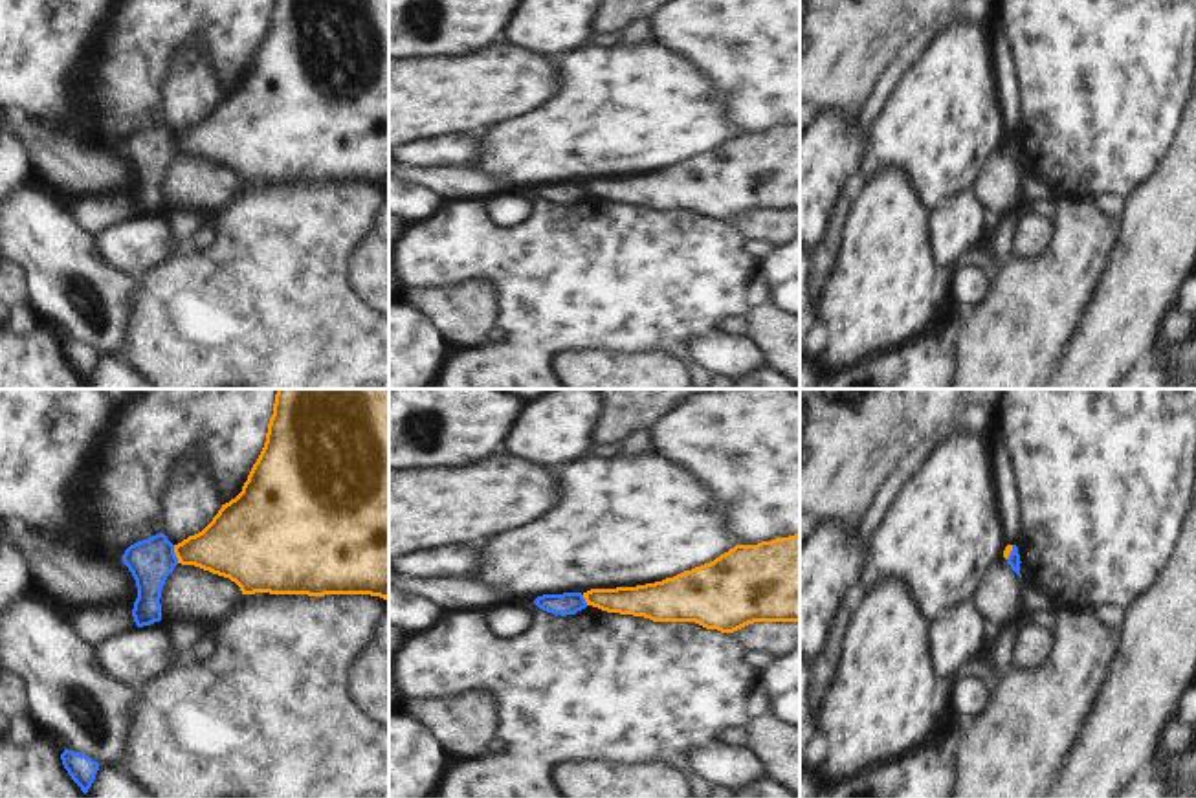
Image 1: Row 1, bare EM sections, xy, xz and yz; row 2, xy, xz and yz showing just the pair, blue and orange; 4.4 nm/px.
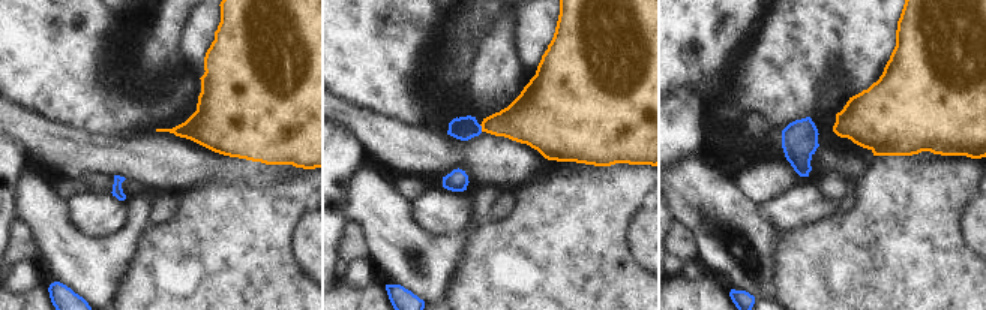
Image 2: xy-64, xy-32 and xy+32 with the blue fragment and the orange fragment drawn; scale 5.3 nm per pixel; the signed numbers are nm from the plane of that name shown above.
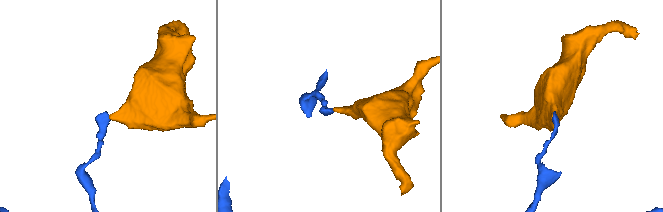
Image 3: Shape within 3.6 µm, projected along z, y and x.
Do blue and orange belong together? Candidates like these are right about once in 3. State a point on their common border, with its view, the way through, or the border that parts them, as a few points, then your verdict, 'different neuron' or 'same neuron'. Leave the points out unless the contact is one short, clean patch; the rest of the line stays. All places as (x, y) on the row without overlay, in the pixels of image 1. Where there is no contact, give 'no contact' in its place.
meets blue in xy at (175, 144); border along xy (173, 134), (178, 151); different neuron

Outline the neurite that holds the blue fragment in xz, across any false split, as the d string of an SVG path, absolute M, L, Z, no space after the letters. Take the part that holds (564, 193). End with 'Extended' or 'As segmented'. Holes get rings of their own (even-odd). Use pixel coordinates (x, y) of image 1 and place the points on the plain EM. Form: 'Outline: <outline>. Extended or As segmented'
Outline: M563 182L563 183L543 183L534 189L534 193L552 204L576 204L587 196L581 182Z. As segmented.

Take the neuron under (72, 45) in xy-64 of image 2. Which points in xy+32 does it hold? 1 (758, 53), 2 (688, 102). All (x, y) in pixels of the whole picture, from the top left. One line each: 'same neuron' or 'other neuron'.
1: other neuron
2: other neuron

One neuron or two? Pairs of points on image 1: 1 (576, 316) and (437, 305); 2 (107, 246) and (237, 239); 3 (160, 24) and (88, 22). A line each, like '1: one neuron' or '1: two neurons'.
1: two neurons
2: two neurons
3: two neurons

